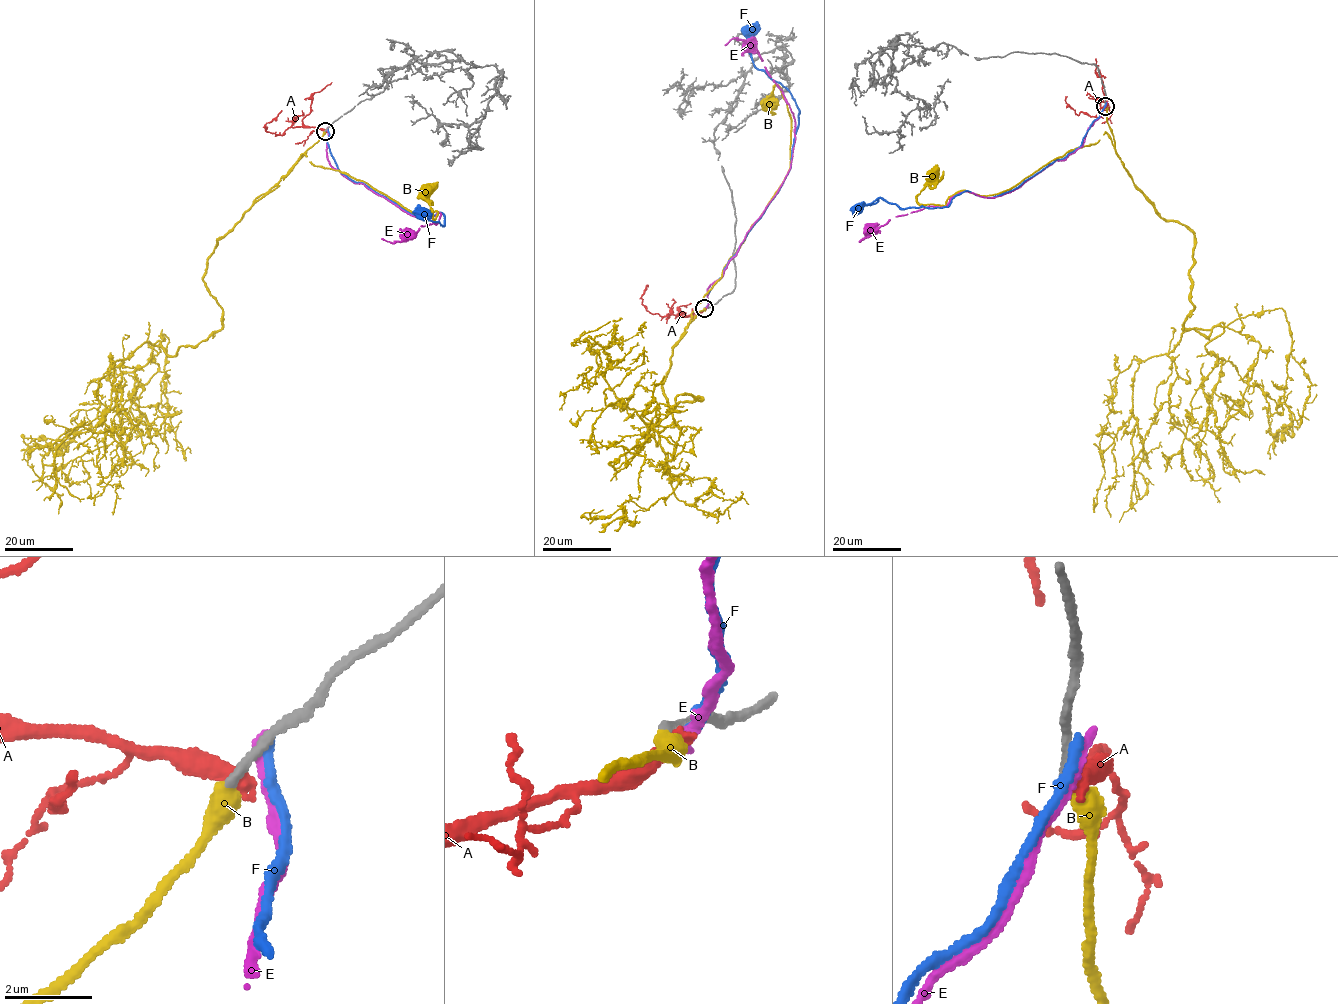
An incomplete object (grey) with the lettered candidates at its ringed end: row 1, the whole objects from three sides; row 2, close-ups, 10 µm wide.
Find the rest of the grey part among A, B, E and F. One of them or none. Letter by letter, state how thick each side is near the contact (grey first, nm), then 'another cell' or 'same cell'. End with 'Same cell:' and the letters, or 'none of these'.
A: 240/440 nm | another cell
B: 220/480 nm | same cell
E: 280/280 nm | another cell
F: 200/240 nm | another cell
Same cell: B

